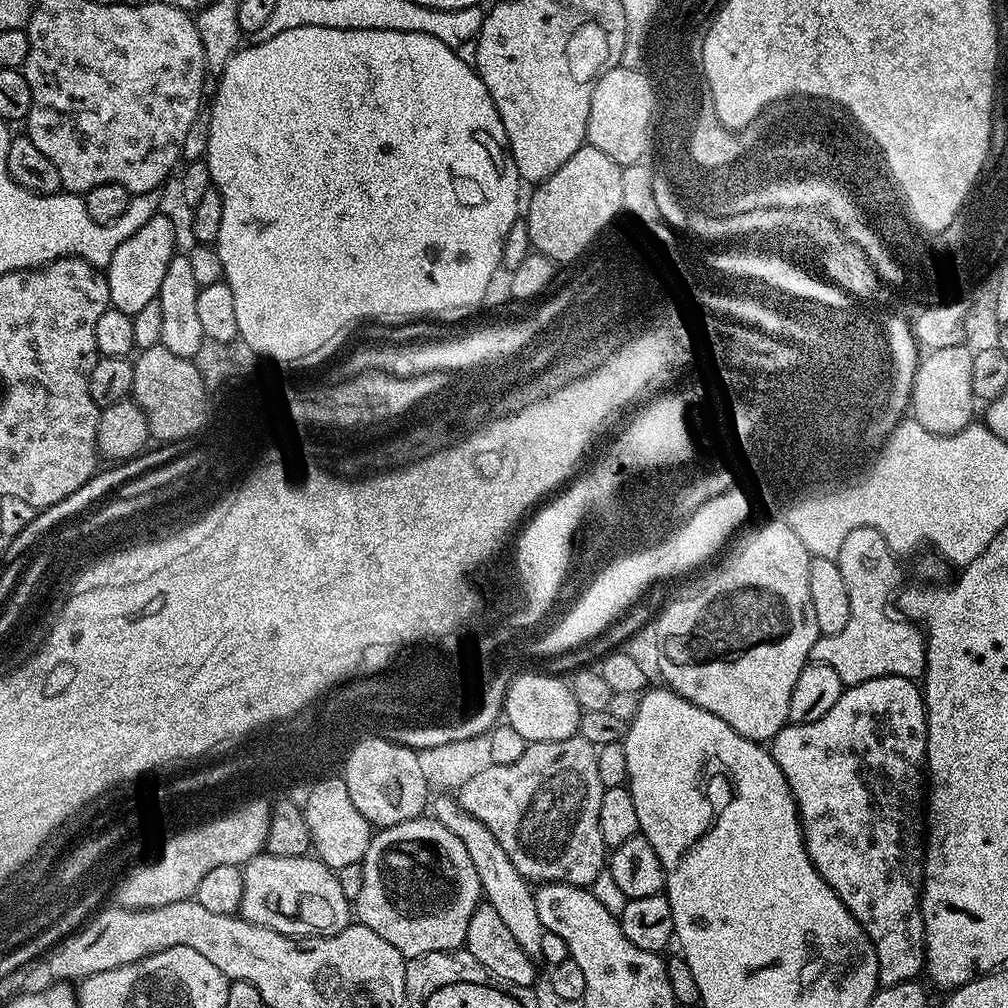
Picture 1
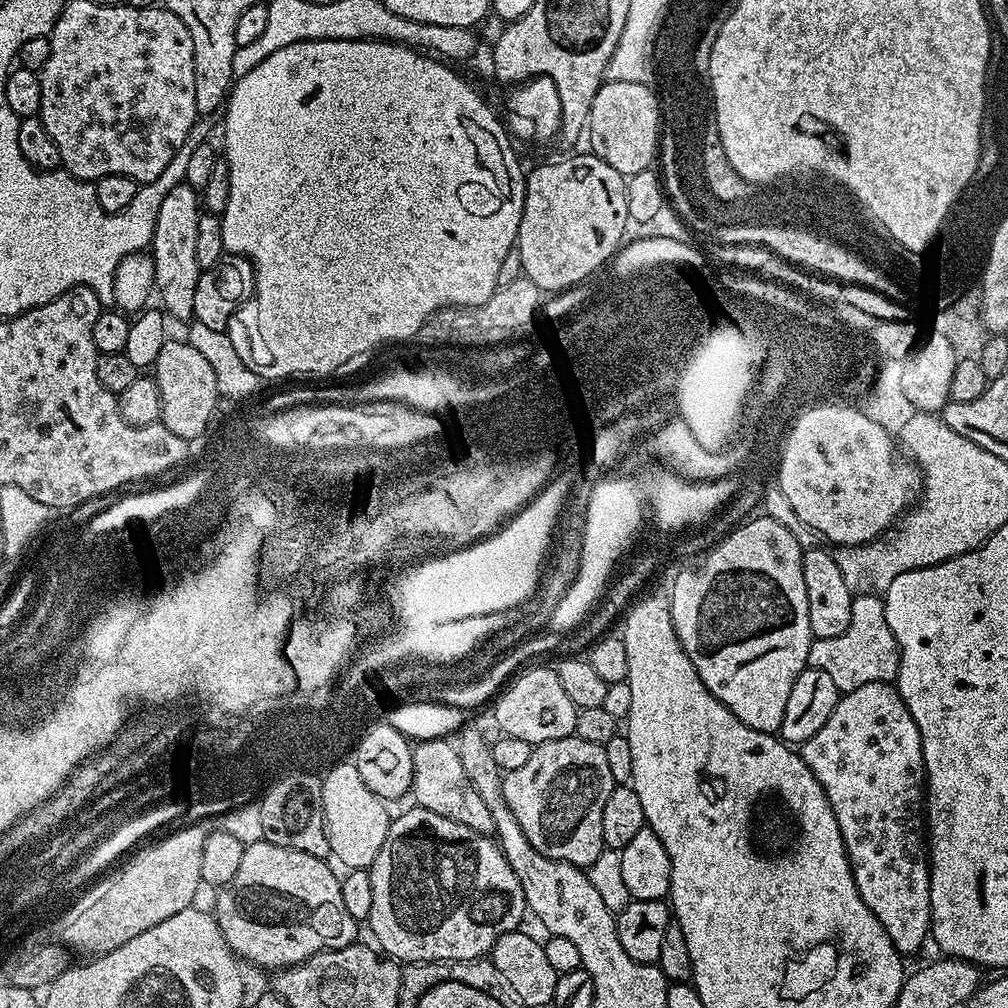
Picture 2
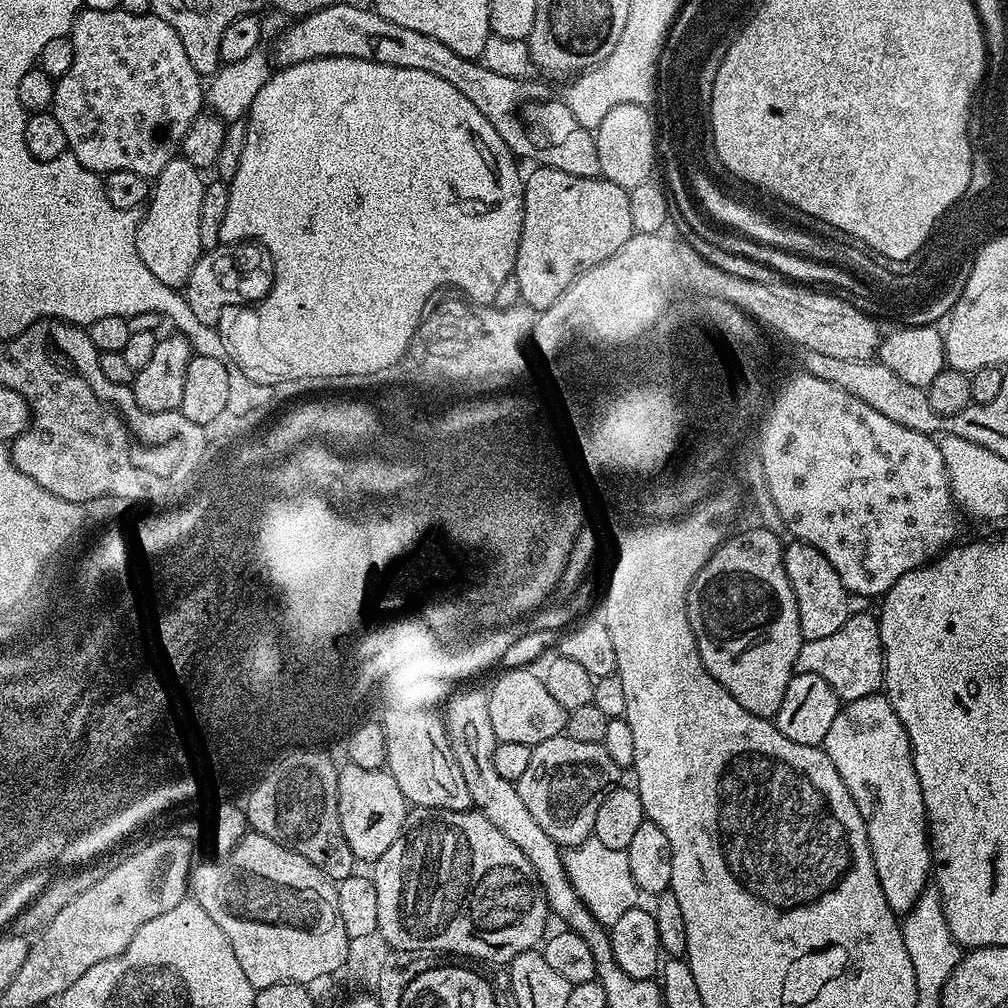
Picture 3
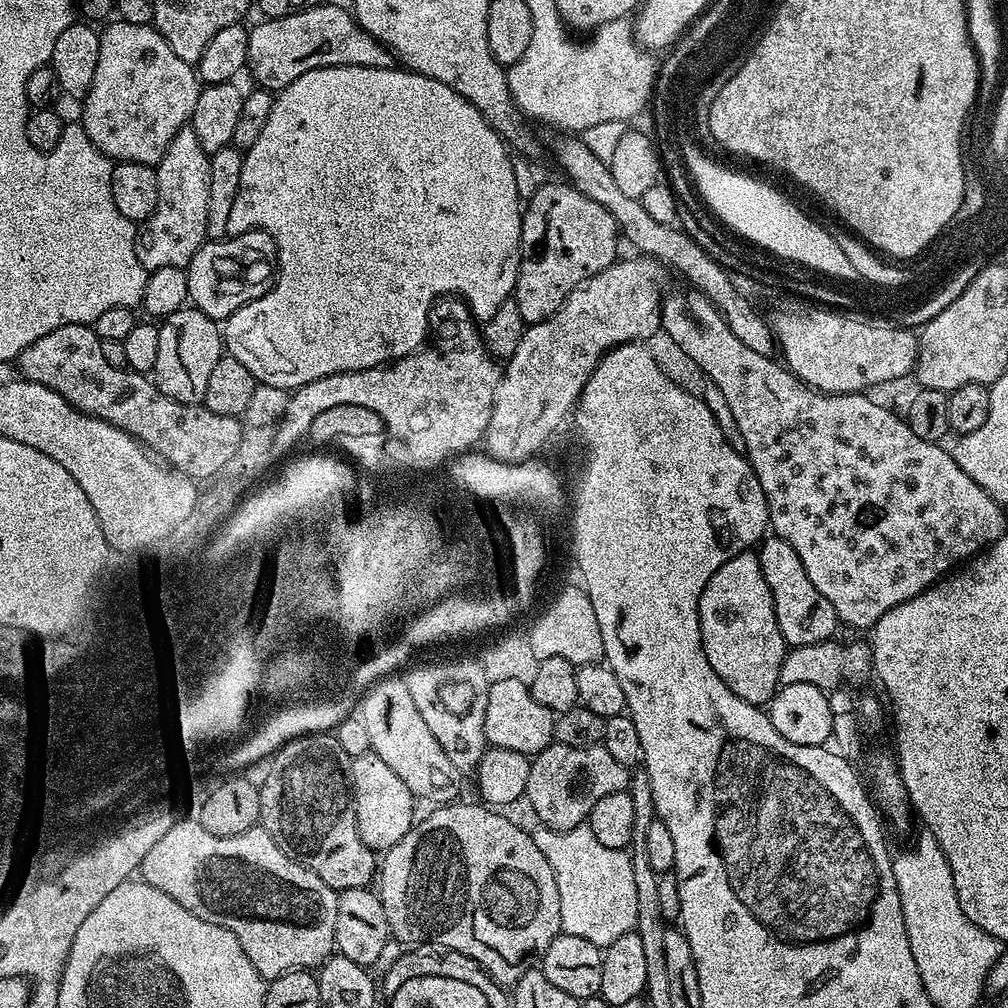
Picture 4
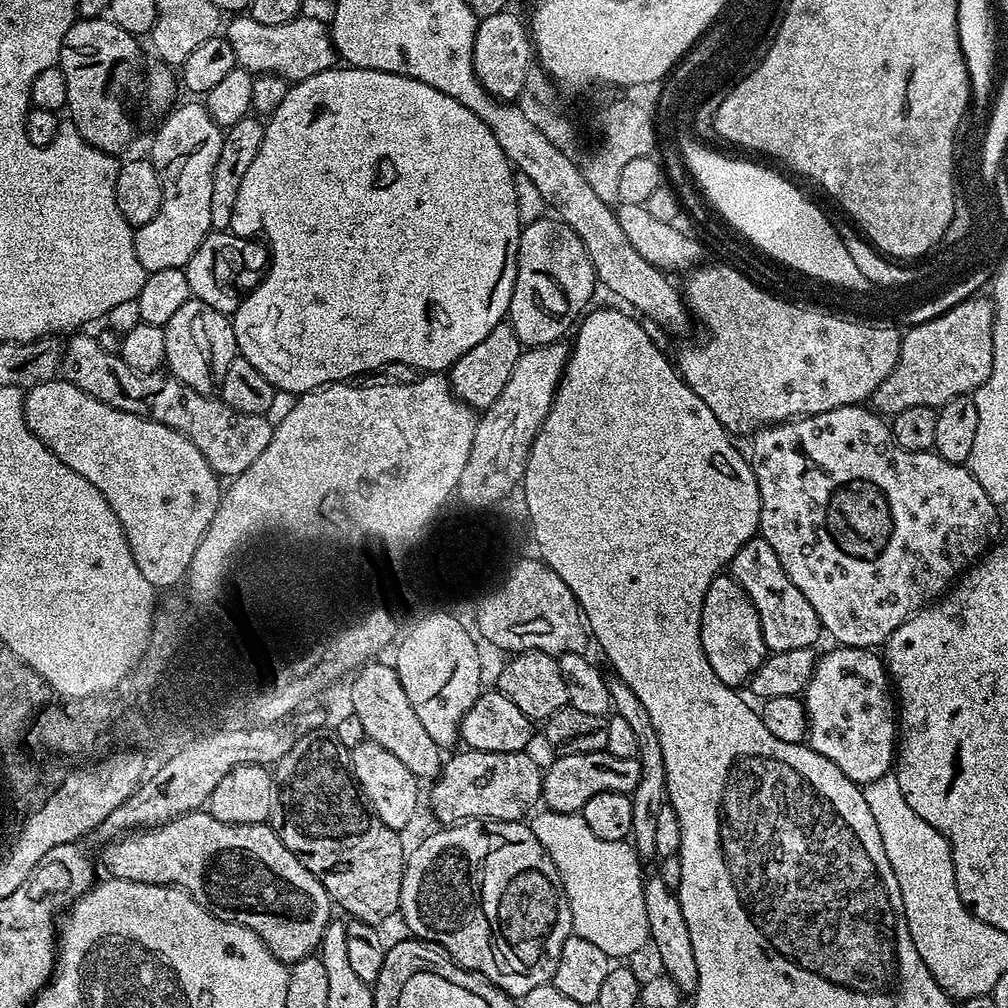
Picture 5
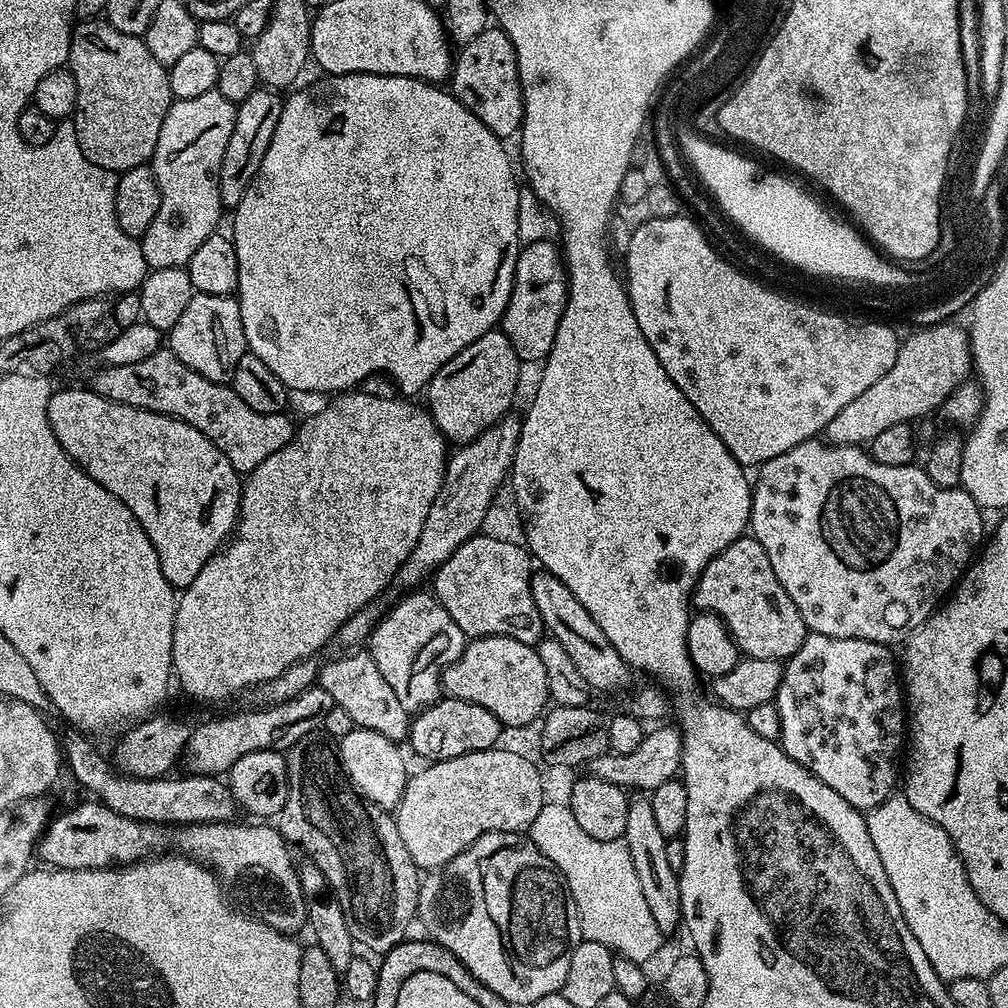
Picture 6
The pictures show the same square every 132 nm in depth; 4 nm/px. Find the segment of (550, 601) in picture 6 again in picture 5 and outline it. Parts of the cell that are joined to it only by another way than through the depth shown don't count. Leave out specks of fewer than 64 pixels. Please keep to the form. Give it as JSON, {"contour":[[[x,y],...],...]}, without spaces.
{"contour":[[[619,678],[609,679],[607,685],[608,693],[612,699],[611,711],[623,718],[638,738],[636,760],[640,763],[640,777],[638,778],[638,786],[634,786],[634,790],[630,794],[634,806],[634,822],[632,823],[630,843],[636,849],[636,855],[640,857],[641,861],[655,861],[657,854],[654,829],[658,822],[658,810],[662,810],[662,806],[668,799],[662,746],[658,743],[658,736],[654,734],[654,726],[650,723],[650,714],[646,714],[646,706],[642,706],[642,702],[638,702],[634,690],[630,690],[630,686],[623,684]]]}

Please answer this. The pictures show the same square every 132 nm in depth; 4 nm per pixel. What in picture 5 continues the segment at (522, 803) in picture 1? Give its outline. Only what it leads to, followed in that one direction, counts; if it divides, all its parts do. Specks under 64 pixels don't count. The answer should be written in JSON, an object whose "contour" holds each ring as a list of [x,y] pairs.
{"contour":[[[607,750],[587,752],[586,754],[557,755],[549,768],[543,769],[542,804],[553,812],[579,813],[594,798],[603,792],[626,792],[631,794],[638,786],[640,763],[636,758],[614,758]]]}

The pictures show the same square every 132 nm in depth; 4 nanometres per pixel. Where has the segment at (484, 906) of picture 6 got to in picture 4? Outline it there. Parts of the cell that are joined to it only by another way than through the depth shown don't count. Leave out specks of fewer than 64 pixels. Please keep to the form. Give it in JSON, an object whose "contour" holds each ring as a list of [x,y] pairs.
{"contour":[[[453,802],[433,807],[431,809],[432,813],[425,820],[417,819],[413,823],[412,829],[393,848],[387,849],[383,853],[378,864],[378,884],[380,880],[378,895],[382,906],[386,910],[389,933],[401,945],[403,945],[402,943],[404,943],[404,946],[441,944],[450,950],[458,950],[462,954],[474,958],[474,962],[481,964],[495,980],[500,981],[501,985],[512,986],[515,985],[518,978],[522,978],[524,972],[533,967],[534,961],[543,956],[546,946],[550,946],[550,942],[554,942],[554,938],[561,933],[558,882],[554,882],[554,870],[550,870],[550,862],[546,862],[546,854],[542,854],[542,850],[538,850],[538,846],[534,846],[531,835],[527,831],[523,832],[514,821],[507,820],[500,813],[503,811],[489,810],[480,802],[475,802],[476,804],[460,803]]]}

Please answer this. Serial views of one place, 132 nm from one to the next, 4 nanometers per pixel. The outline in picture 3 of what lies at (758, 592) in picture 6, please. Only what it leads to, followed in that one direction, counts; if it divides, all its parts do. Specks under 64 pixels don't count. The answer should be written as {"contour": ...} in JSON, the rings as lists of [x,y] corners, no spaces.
{"contour":[[[792,538],[783,545],[784,569],[786,578],[790,578],[790,586],[794,590],[794,598],[798,602],[798,622],[805,640],[827,638],[835,634],[850,615],[850,594],[846,586],[842,586],[842,578],[838,578],[838,570],[826,562],[822,553],[806,542]]]}

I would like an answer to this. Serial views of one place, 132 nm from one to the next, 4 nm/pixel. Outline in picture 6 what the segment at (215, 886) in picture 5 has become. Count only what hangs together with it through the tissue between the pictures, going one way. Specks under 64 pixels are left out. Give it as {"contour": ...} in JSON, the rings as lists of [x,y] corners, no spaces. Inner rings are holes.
{"contour":[[[99,802],[76,804],[69,812],[51,817],[40,835],[38,856],[52,870],[94,870],[137,863],[159,853],[164,844],[163,827],[131,820]],[[268,822],[220,824],[185,824],[177,827],[172,836],[175,851],[197,864],[212,869],[221,889],[229,897],[244,896],[243,907],[266,926],[285,934],[307,925],[306,902],[298,882],[297,865],[292,864],[290,845]],[[232,895],[232,896],[231,896]],[[248,907],[248,908],[247,908]]]}

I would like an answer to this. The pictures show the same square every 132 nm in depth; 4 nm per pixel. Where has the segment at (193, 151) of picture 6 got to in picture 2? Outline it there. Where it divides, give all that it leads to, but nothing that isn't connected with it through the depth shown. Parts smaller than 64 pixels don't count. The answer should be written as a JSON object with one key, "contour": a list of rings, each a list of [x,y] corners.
{"contour":[[[188,183],[174,186],[174,190],[170,190],[158,210],[158,222],[154,226],[150,255],[155,272],[155,287],[158,289],[158,296],[160,294],[164,299],[163,311],[173,321],[176,319],[188,322],[193,319],[194,290],[198,287],[198,278],[202,271],[198,266],[197,257],[198,222],[201,215],[202,204],[198,199],[197,189]]]}

